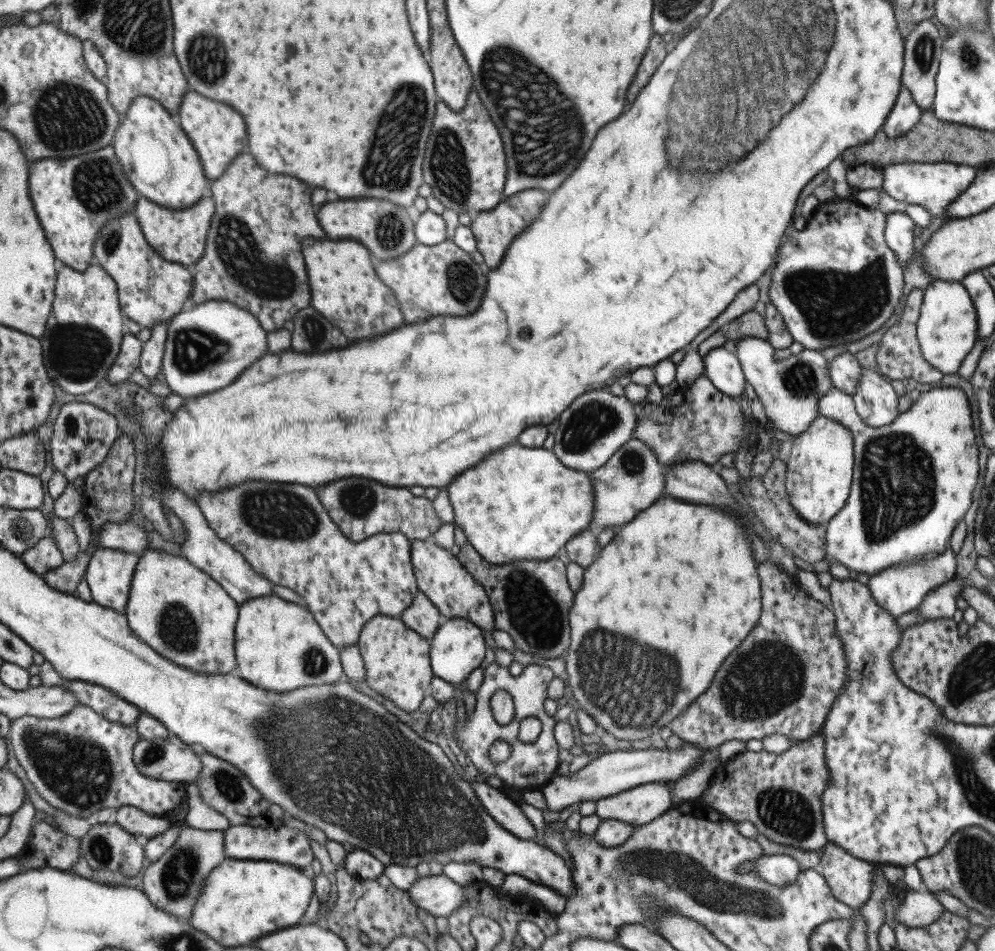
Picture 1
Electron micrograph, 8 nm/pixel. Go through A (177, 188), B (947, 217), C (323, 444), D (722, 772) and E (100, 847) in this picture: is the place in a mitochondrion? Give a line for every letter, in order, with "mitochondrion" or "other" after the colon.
A: other
B: other
C: other
D: other
E: mitochondrion

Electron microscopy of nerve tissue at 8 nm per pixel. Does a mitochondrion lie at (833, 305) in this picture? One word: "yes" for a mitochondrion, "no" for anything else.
yes

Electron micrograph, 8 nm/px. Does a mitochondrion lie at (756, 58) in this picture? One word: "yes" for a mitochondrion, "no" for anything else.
yes

